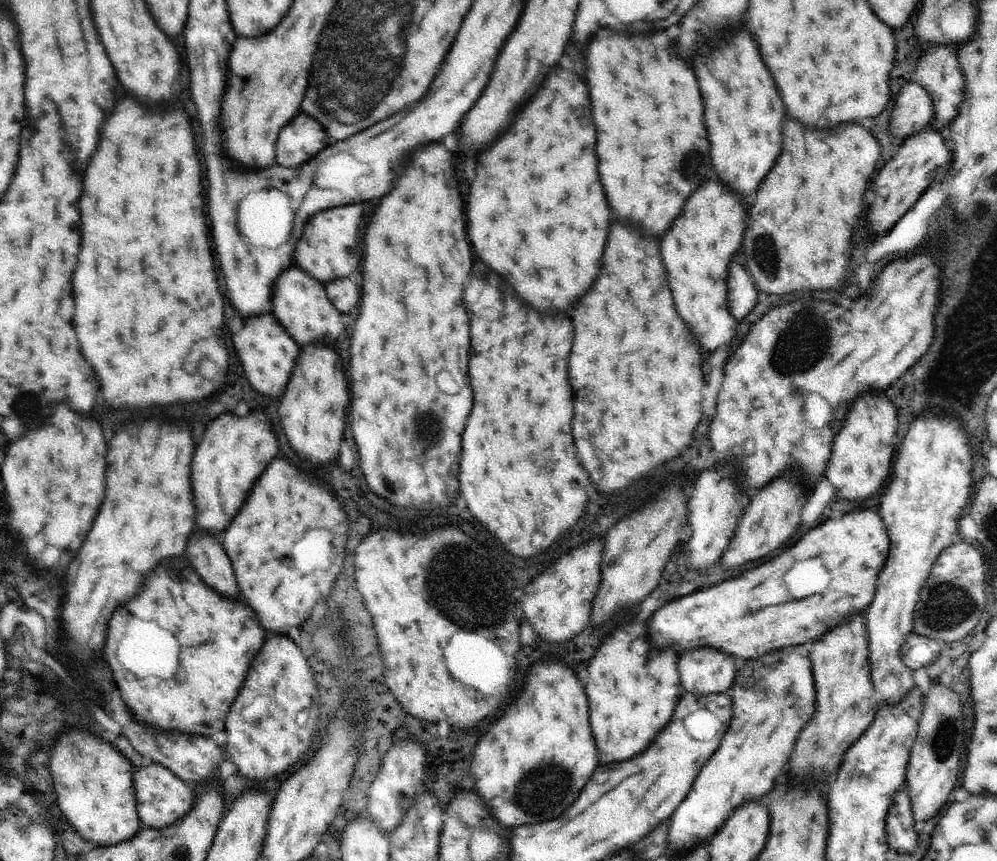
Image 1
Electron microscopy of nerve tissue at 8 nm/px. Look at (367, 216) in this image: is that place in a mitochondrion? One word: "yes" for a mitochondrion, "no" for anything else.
no

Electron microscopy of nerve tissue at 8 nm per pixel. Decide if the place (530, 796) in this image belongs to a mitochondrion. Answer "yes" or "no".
yes

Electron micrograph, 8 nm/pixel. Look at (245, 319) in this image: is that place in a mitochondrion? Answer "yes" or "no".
no

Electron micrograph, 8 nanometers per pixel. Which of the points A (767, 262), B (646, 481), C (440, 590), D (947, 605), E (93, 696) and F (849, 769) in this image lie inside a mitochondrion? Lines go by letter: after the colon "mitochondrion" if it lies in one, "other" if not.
A: mitochondrion
B: other
C: mitochondrion
D: mitochondrion
E: mitochondrion
F: other

